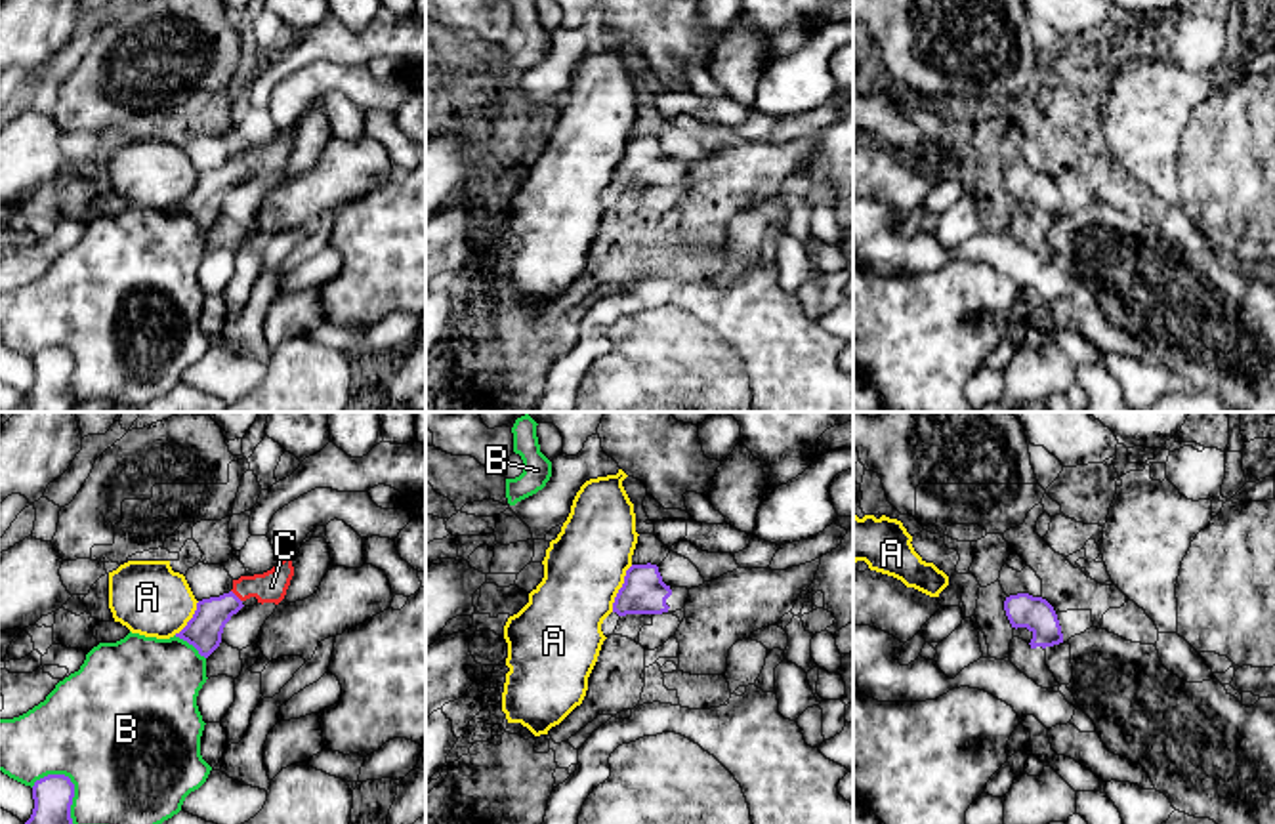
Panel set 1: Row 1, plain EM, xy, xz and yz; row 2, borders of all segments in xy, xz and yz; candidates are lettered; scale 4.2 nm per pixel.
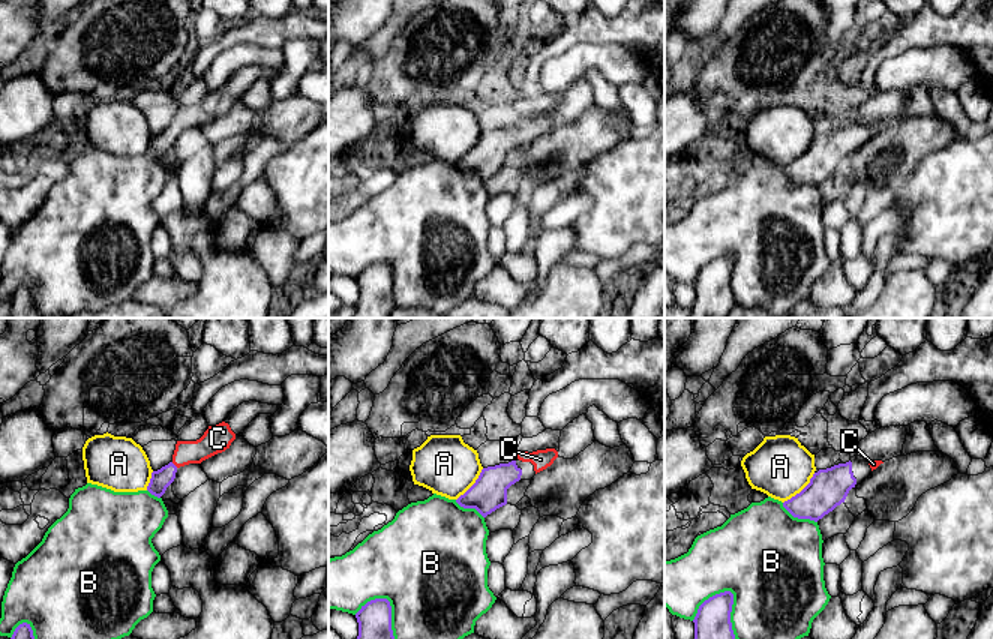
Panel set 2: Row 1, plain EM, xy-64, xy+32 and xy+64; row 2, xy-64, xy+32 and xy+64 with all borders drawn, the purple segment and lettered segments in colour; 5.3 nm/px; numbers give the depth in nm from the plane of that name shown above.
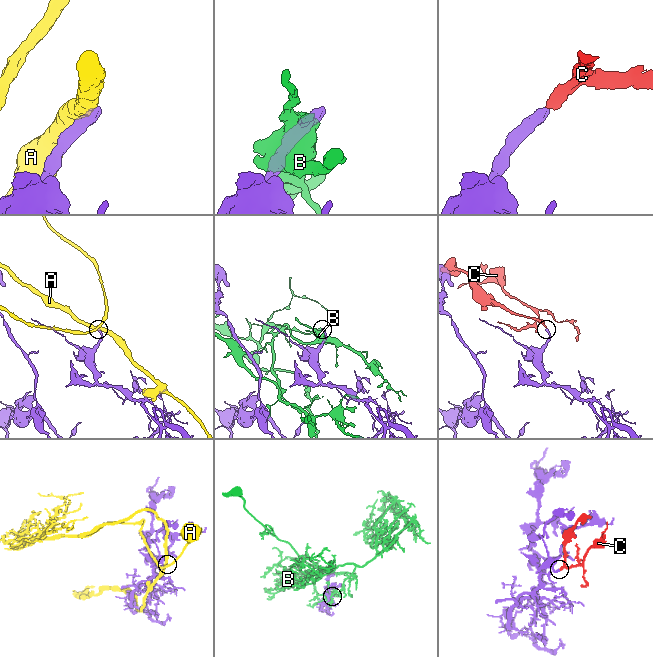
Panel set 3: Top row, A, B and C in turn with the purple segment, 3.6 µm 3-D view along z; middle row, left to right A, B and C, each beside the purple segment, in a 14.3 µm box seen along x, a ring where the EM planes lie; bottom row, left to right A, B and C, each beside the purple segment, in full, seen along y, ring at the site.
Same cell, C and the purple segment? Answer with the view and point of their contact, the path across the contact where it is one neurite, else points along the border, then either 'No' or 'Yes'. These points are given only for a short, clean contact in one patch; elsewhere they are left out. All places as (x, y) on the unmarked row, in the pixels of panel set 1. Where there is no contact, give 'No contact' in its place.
Touches purple at xy (235, 168). Path across: xy (205, 201), (235, 168), (247, 159), (271, 159). Yes

